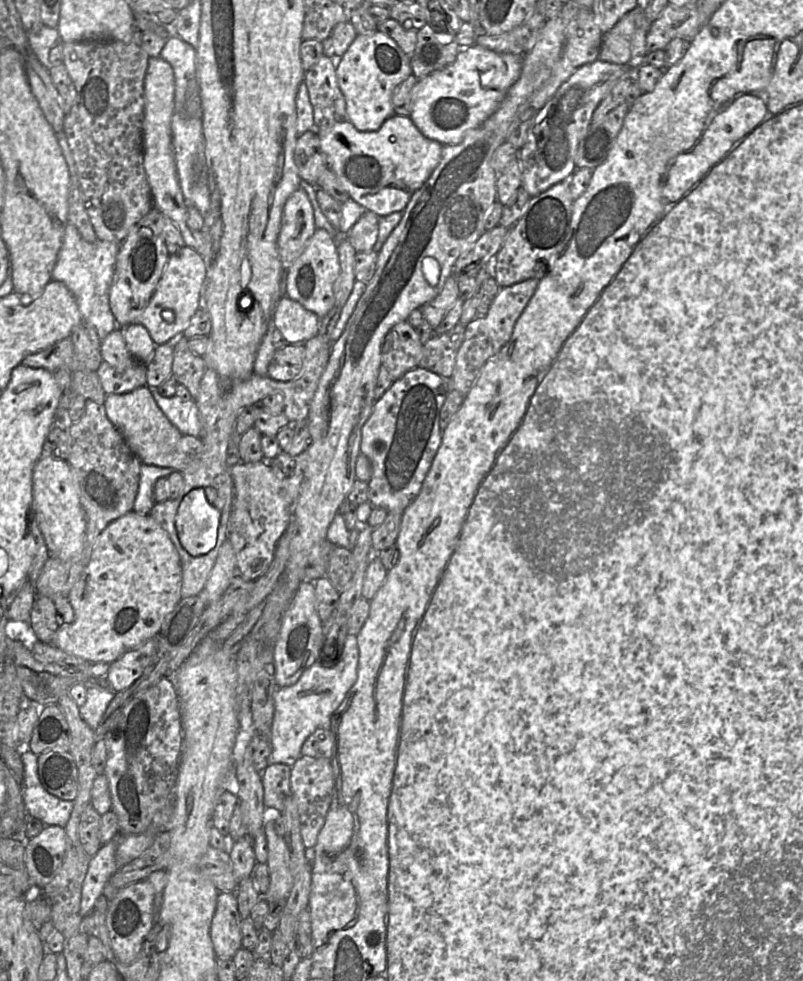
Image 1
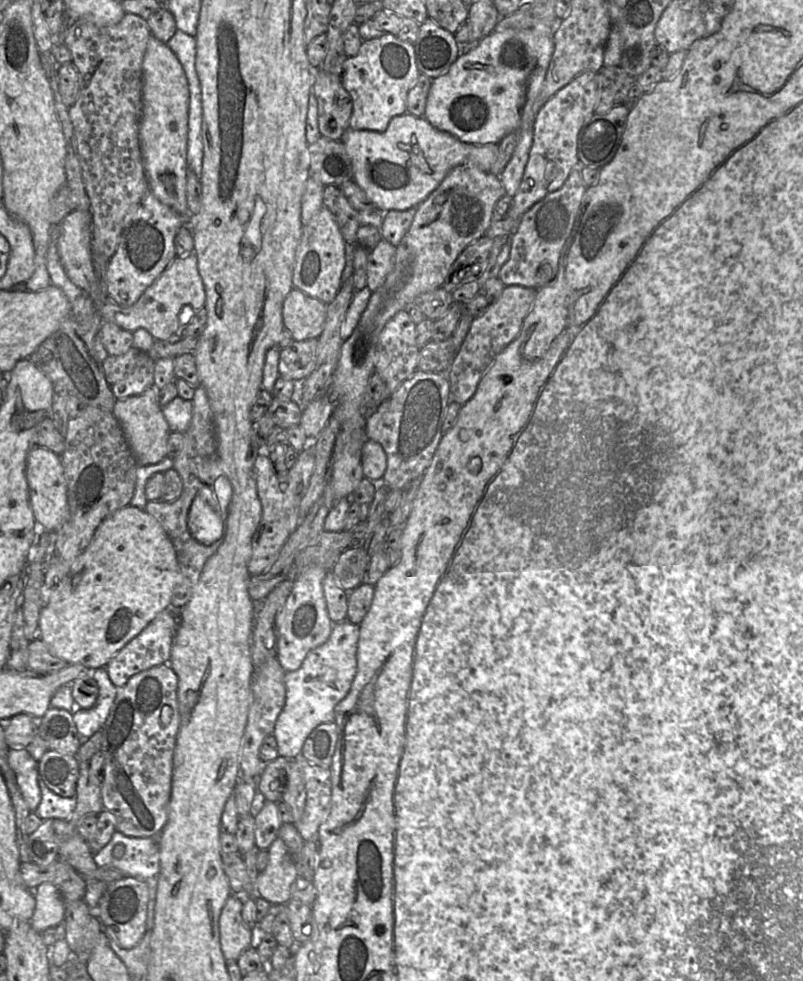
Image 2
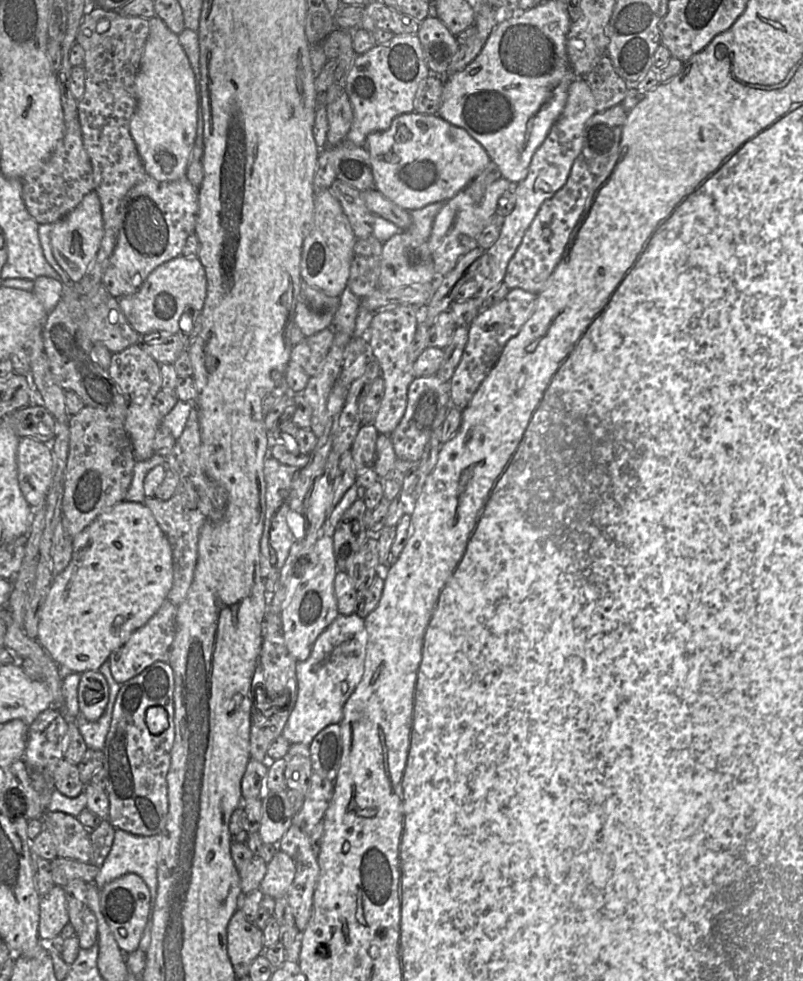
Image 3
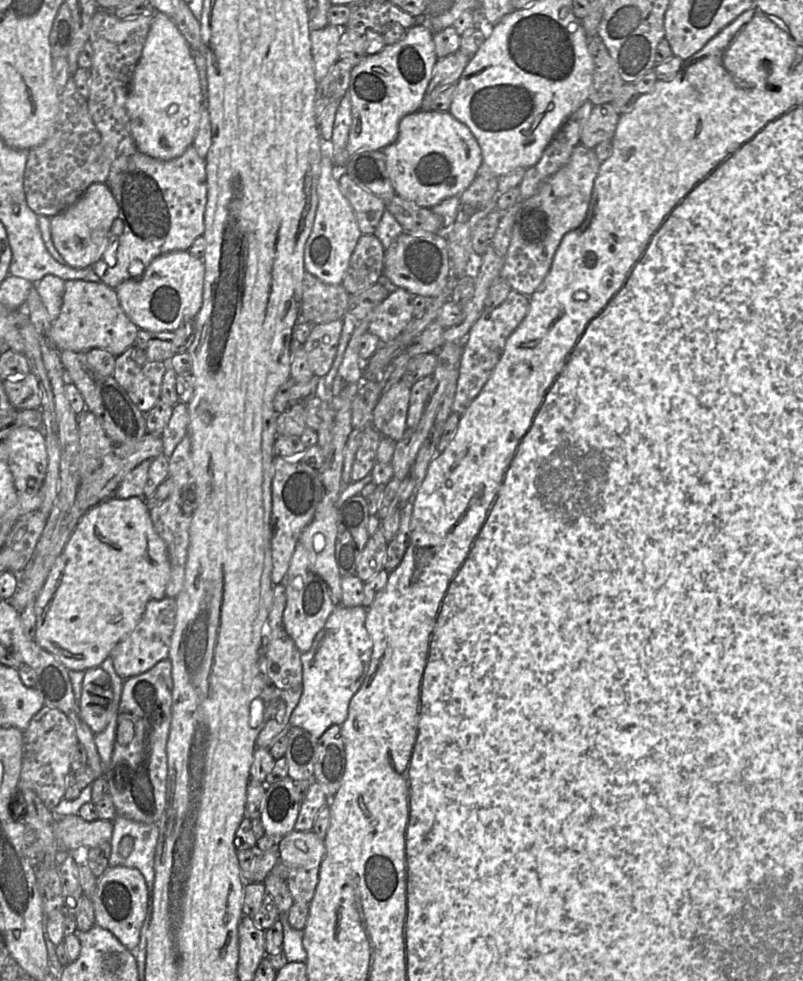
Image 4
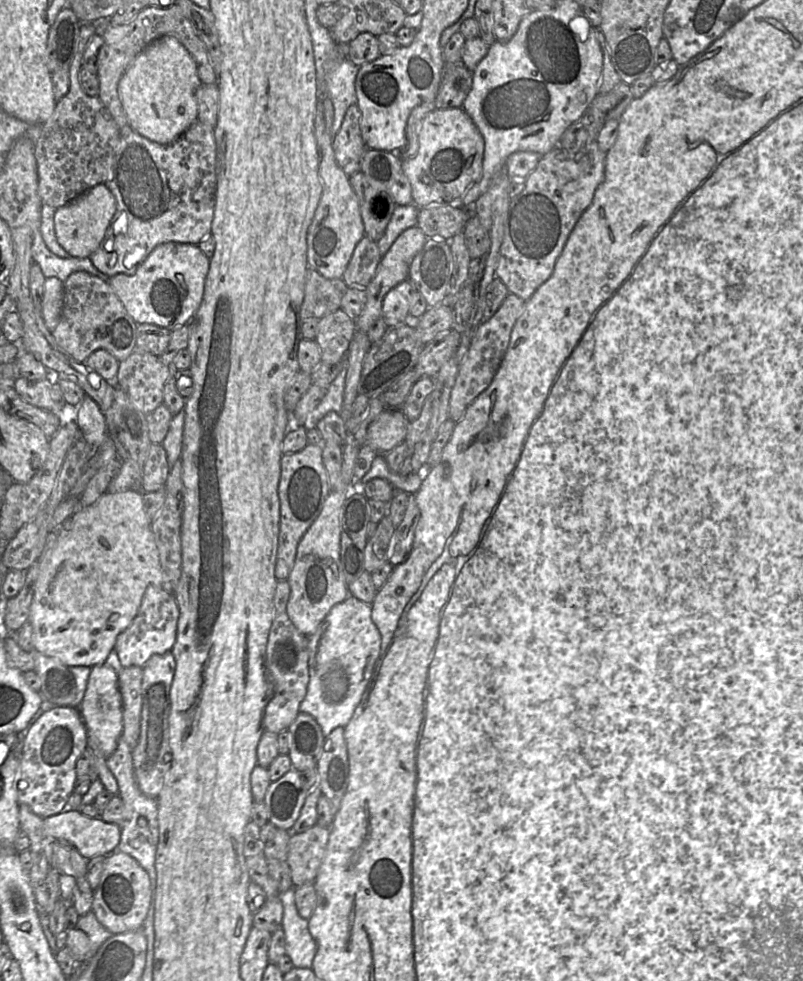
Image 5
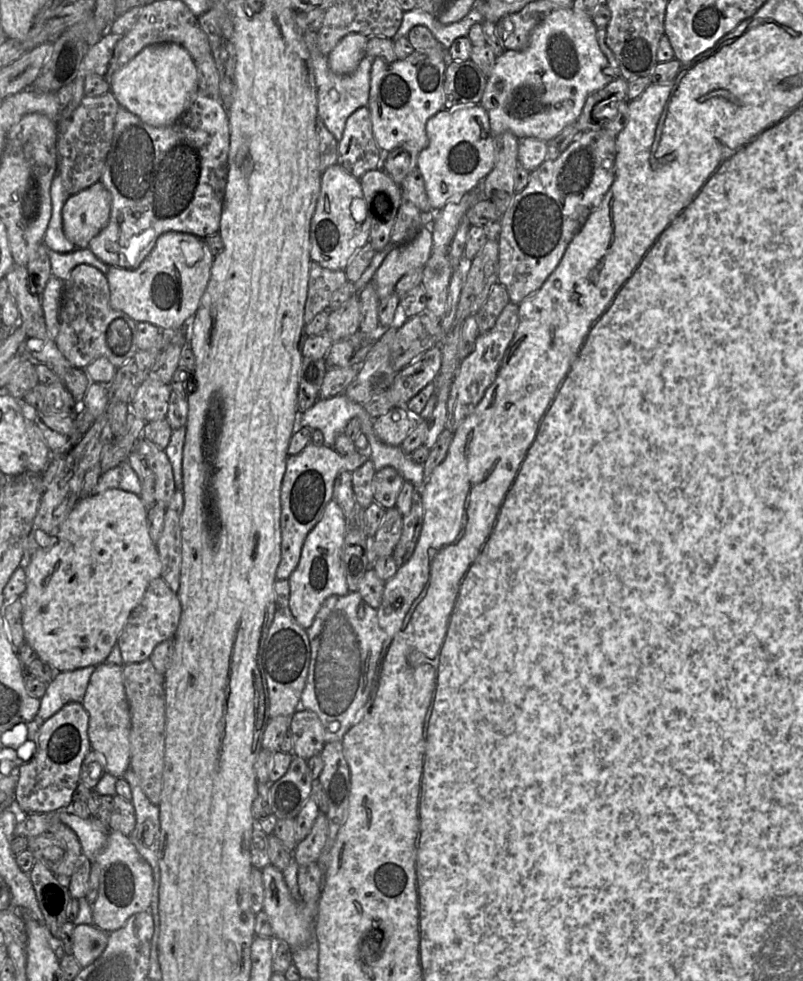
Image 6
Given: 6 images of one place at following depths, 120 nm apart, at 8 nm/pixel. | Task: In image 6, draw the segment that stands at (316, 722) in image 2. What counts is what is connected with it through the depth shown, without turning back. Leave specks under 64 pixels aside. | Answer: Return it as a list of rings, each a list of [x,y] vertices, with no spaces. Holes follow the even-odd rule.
[[[357,591],[327,598],[306,631],[311,659],[300,705],[319,717],[325,743],[342,741],[368,701],[386,634],[379,625],[377,609],[365,603]]]

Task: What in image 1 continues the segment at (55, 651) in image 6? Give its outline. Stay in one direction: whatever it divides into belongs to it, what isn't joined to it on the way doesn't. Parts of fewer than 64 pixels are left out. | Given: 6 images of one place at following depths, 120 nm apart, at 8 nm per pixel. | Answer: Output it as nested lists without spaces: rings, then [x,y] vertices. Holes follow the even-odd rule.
[[[129,511],[110,522],[98,536],[88,563],[68,595],[69,602],[74,610],[74,621],[70,624],[62,624],[53,637],[51,644],[64,652],[80,657],[91,664],[98,662],[112,663],[121,657],[126,651],[141,645],[149,638],[155,637],[158,634],[166,615],[169,614],[182,599],[181,587],[182,567],[180,557],[167,532],[163,530],[156,520],[154,520],[149,514],[140,515],[134,511]]]

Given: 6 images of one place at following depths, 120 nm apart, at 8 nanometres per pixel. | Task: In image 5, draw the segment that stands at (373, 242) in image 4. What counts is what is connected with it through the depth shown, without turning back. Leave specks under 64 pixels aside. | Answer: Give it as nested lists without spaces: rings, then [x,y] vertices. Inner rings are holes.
[[[365,235],[355,247],[342,276],[347,287],[365,288],[374,277],[381,259],[377,243]]]

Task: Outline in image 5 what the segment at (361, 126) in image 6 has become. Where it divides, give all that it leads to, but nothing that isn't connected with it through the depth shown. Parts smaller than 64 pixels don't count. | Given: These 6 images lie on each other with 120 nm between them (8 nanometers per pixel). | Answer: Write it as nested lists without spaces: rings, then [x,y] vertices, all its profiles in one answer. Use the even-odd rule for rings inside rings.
[[[350,106],[341,128],[332,139],[336,161],[348,176],[360,172],[361,159],[367,149],[361,135],[360,119],[358,106]]]

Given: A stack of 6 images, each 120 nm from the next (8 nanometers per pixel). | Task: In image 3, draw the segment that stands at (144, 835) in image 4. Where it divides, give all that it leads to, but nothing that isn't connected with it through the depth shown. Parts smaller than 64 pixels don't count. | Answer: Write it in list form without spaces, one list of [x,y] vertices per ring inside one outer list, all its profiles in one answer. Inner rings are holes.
[[[115,829],[113,844],[111,850],[107,855],[103,865],[101,866],[98,875],[95,877],[94,883],[98,889],[103,888],[111,881],[120,878],[127,873],[134,873],[139,875],[150,891],[150,907],[148,914],[148,922],[144,929],[144,935],[140,941],[139,948],[146,953],[150,943],[150,933],[152,928],[152,912],[156,900],[157,893],[157,867],[158,867],[158,853],[161,842],[161,833],[151,836],[139,836],[131,834],[121,829]]]

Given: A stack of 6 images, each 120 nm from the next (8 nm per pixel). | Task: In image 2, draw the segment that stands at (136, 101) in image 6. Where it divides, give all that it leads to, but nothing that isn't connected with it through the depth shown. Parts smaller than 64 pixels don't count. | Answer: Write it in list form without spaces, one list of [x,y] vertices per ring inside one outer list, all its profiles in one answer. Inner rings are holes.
[[[151,35],[142,63],[142,110],[139,123],[141,158],[149,191],[182,216],[186,220],[185,225],[190,216],[186,199],[188,106],[189,86],[182,64],[166,43]]]

